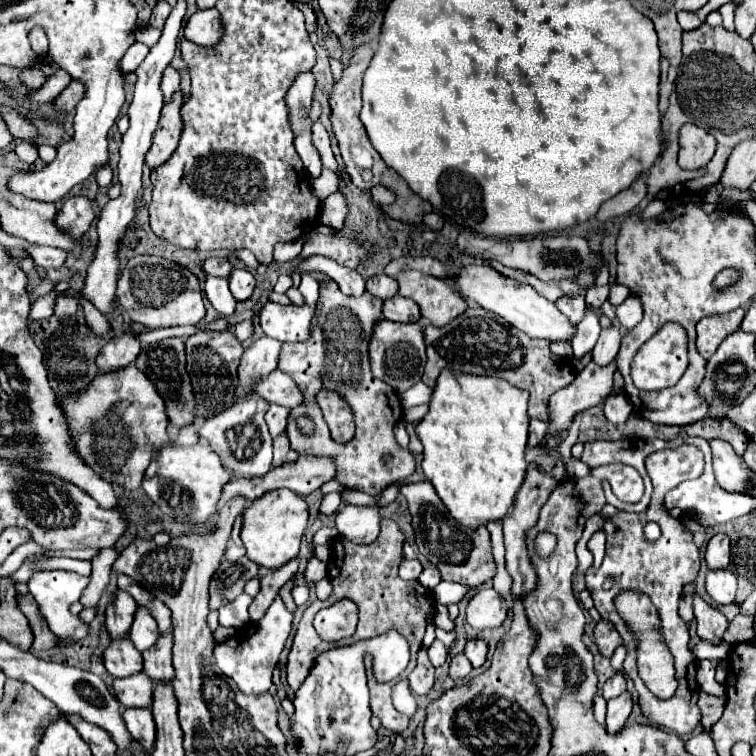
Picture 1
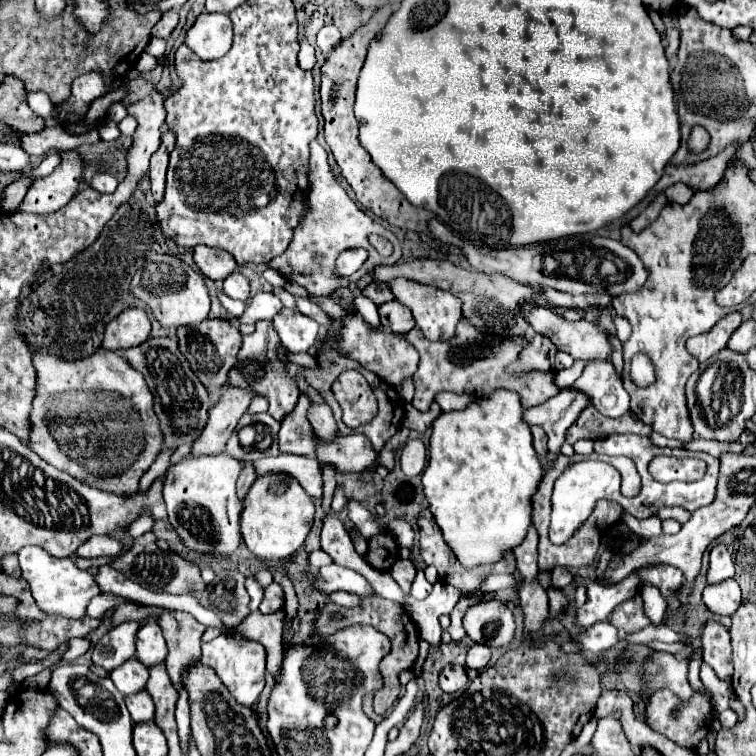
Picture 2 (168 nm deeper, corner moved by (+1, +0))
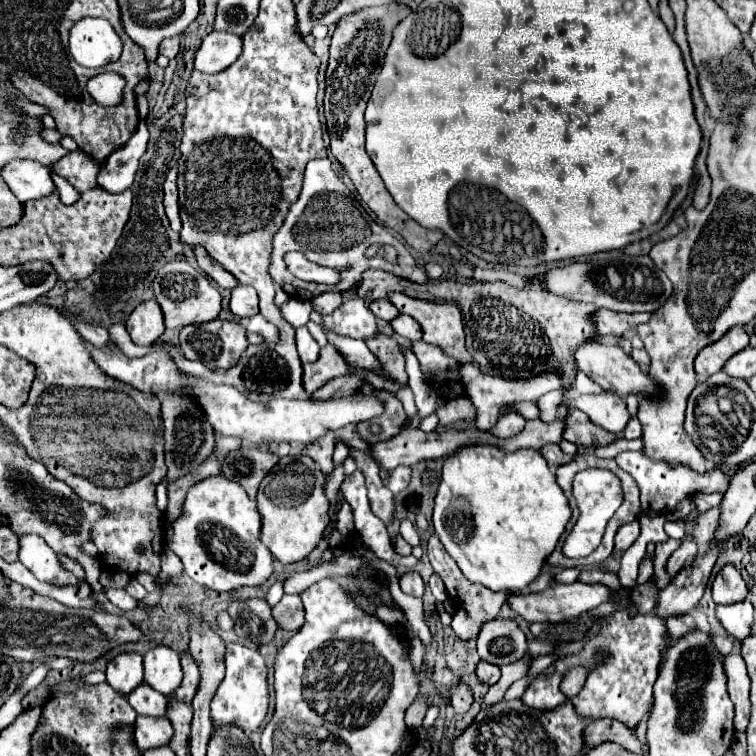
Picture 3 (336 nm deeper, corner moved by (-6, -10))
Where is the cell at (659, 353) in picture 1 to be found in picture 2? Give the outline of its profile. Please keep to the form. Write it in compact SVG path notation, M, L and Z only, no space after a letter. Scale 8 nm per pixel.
M637 355L633 359L633 365L630 366L630 377L637 381L637 385L649 385L653 381L653 365L649 365L647 357Z

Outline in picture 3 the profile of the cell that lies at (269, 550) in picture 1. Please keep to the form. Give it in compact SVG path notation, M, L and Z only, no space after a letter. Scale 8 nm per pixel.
M288 455L264 477L258 489L258 511L262 515L260 541L272 557L284 565L306 559L322 539L328 527L328 499L322 493L324 475L310 457Z

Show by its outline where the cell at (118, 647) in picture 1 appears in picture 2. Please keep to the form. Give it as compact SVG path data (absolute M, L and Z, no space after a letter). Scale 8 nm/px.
M135 659L135 661L127 661L125 665L117 667L111 673L111 681L115 683L115 687L119 689L121 695L133 695L133 693L141 693L145 691L145 683L149 679L147 669Z

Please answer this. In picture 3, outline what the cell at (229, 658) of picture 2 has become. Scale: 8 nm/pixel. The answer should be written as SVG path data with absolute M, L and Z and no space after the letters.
M228 643L226 645L226 675L220 681L220 687L216 689L216 695L212 699L212 721L214 725L232 723L242 727L246 733L252 733L260 727L260 723L266 717L268 711L268 669L264 659L250 657L248 647L240 643Z

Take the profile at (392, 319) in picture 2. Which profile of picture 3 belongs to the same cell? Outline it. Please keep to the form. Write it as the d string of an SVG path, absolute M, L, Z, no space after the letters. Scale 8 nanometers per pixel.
M398 315L396 319L390 321L390 325L392 325L392 329L394 329L398 335L406 337L408 341L422 339L422 335L420 335L420 325L418 325L416 319L412 319L410 315Z

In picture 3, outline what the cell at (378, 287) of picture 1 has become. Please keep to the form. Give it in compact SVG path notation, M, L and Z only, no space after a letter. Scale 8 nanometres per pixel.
M388 299L372 301L372 303L370 303L370 311L372 311L376 317L384 319L384 321L392 321L392 319L398 315L396 307L392 307L392 303L388 303Z

